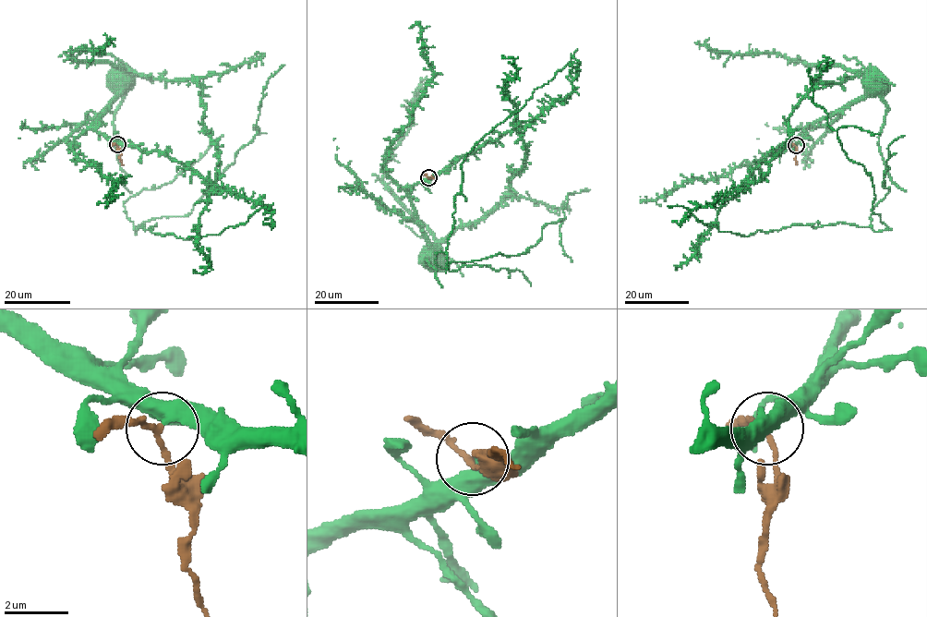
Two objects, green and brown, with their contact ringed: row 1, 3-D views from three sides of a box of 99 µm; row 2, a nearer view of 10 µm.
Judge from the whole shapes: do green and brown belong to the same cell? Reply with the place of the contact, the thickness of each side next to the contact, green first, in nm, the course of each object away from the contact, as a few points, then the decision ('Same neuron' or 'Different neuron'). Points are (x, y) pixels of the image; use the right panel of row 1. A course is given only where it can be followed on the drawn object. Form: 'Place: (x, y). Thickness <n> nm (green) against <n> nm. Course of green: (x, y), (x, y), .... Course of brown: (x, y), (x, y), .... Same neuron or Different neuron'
Place: (796, 145). Thickness 340 nm (green) against 150 nm. Course of green: (796, 145), (812, 125), (856, 103), (865, 94), (867, 78), (872, 73). Course of brown: (796, 145), (797, 164). Different neuron

